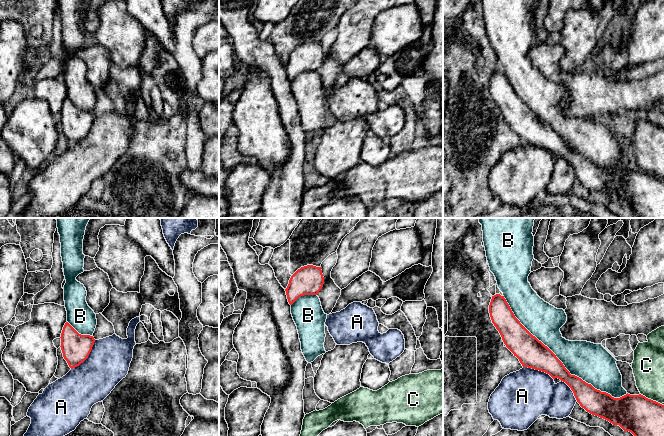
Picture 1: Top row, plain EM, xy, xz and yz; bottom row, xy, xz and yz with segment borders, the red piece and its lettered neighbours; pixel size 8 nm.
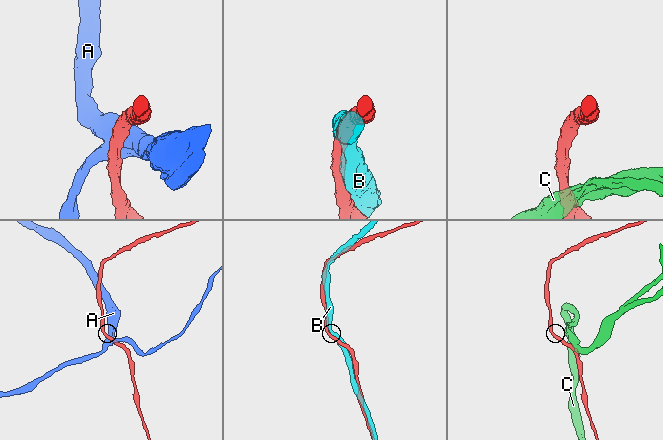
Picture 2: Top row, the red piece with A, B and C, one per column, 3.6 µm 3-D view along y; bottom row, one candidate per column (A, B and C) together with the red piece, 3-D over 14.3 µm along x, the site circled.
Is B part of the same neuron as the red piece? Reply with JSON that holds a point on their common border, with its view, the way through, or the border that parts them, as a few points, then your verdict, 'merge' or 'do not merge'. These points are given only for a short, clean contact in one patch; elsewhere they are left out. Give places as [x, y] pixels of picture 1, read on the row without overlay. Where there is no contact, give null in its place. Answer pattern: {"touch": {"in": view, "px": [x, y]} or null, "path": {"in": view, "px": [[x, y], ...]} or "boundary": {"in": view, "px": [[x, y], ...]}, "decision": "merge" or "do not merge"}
{"touch": {"in": "yz", "px": [561, 138]}, "decision": "merge"}

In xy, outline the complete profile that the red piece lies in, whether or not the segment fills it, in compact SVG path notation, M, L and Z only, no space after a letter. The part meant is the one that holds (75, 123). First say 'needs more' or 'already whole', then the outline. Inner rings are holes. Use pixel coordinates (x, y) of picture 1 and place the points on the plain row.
already whole; M68 98L65 99L60 114L63 133L71 145L88 134L95 118L93 112L79 110Z

